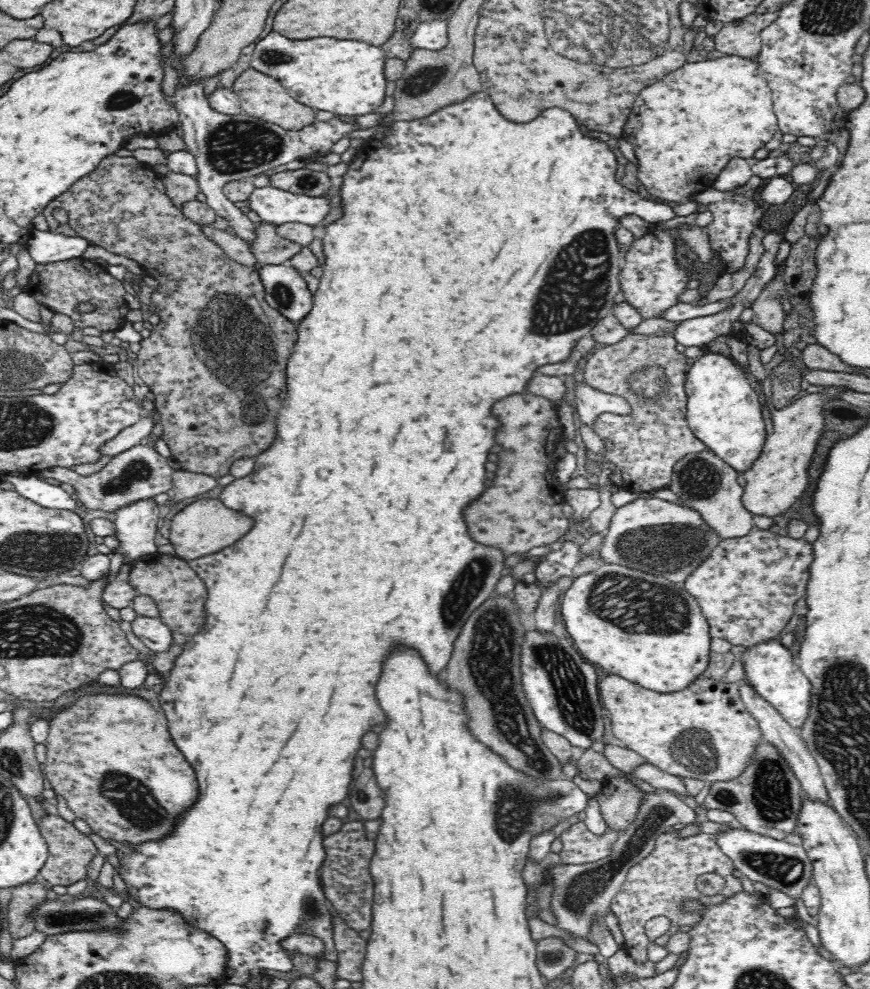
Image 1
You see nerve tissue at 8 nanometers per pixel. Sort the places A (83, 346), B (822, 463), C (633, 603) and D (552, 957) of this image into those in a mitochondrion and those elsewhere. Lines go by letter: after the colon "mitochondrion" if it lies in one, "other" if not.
A: other
B: other
C: mitochondrion
D: mitochondrion

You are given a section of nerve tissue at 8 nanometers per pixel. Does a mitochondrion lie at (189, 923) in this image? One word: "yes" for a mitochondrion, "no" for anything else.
no

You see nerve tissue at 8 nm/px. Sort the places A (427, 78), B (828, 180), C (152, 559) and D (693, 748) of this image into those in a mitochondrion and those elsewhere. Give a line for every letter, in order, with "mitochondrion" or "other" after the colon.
A: mitochondrion
B: other
C: other
D: mitochondrion

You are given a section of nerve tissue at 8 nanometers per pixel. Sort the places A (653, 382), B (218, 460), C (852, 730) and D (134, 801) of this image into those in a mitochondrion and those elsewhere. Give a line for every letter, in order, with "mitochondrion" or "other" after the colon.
A: mitochondrion
B: other
C: mitochondrion
D: mitochondrion

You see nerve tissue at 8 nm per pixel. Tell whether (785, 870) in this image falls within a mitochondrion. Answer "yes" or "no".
yes

